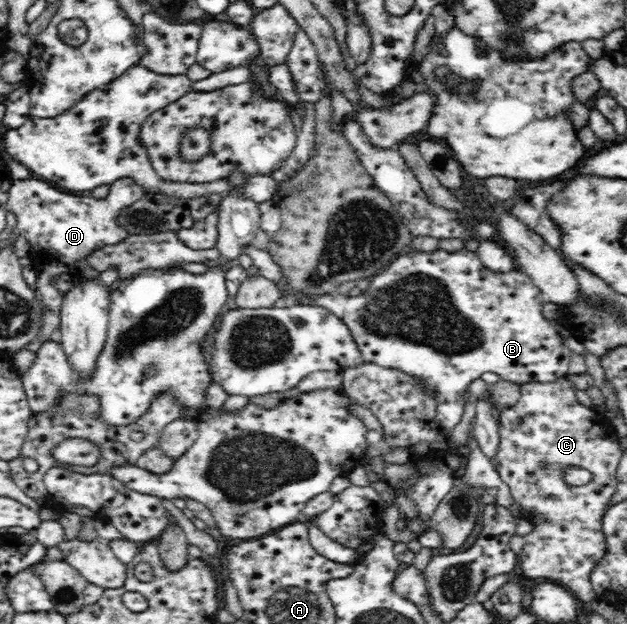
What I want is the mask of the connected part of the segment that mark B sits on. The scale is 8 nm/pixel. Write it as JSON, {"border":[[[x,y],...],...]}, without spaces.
{"border":[[[247,245],[244,253],[253,258],[253,264],[260,270],[259,274],[275,282],[299,303],[325,308],[347,325],[364,361],[383,368],[397,369],[413,377],[421,391],[435,401],[436,422],[446,432],[452,432],[461,422],[469,385],[485,373],[498,374],[501,379],[518,385],[555,382],[567,375],[571,351],[557,333],[561,324],[543,317],[544,298],[541,291],[517,266],[509,272],[493,272],[486,268],[475,251],[467,248],[457,252],[447,252],[441,248],[433,252],[419,252],[409,247],[392,260],[381,274],[373,275],[368,289],[358,296],[337,292],[304,294],[288,290],[282,268],[266,249],[259,250],[253,245]]]}

